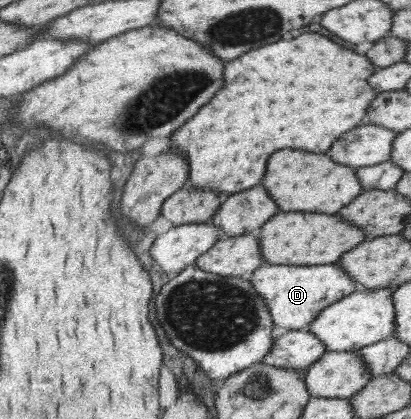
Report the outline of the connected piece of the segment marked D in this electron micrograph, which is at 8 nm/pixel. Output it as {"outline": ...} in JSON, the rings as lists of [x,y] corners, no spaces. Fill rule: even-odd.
{"outline":[[[336,263],[317,266],[261,264],[247,279],[264,299],[273,326],[290,331],[304,329],[323,308],[359,288]]]}

